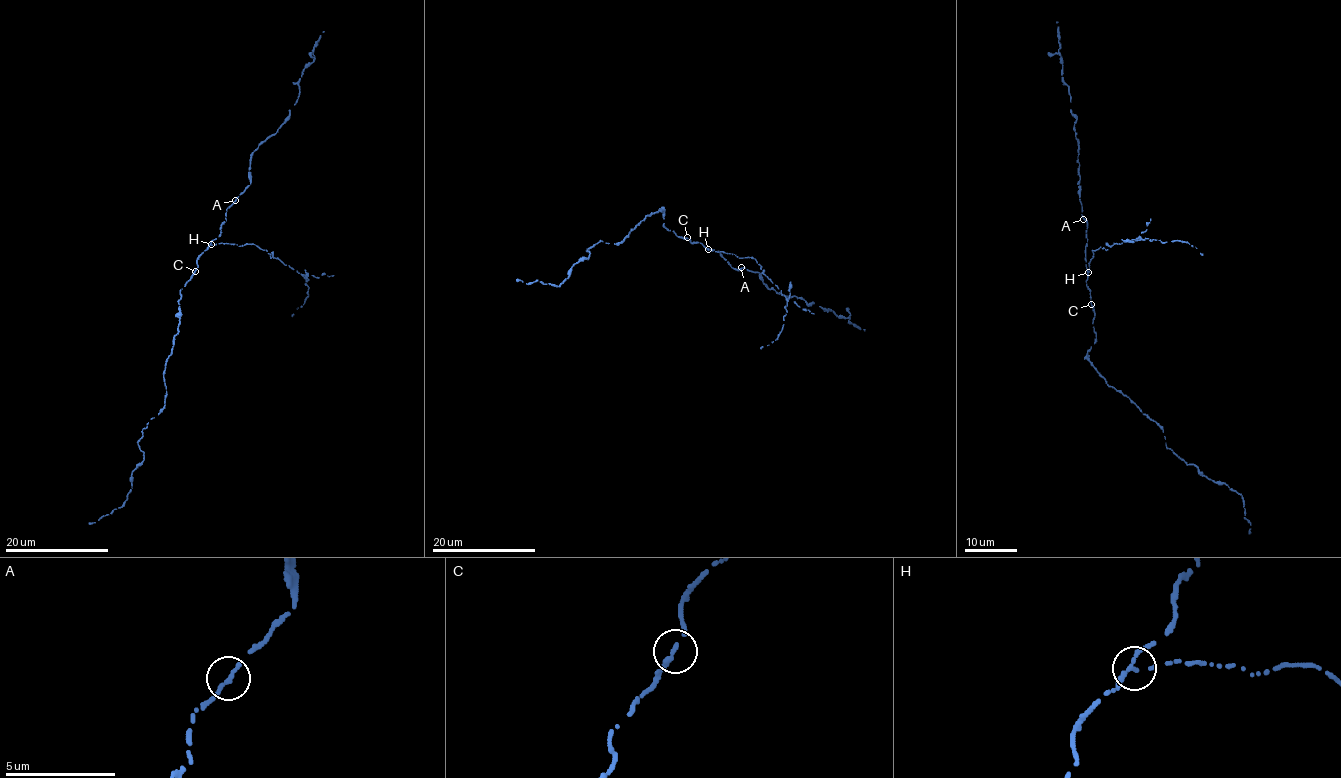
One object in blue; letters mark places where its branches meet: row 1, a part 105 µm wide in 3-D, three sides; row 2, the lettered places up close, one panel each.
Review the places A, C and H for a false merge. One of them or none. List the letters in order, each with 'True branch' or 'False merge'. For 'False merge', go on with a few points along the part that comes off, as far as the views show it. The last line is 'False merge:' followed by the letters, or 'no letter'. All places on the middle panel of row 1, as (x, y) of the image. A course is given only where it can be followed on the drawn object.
A: True branch
C: True branch
H: False merge. Course of the part to remove: (708, 249), (754, 259), (786, 298), (783, 328), (776, 339), (761, 348)
False merge: H

